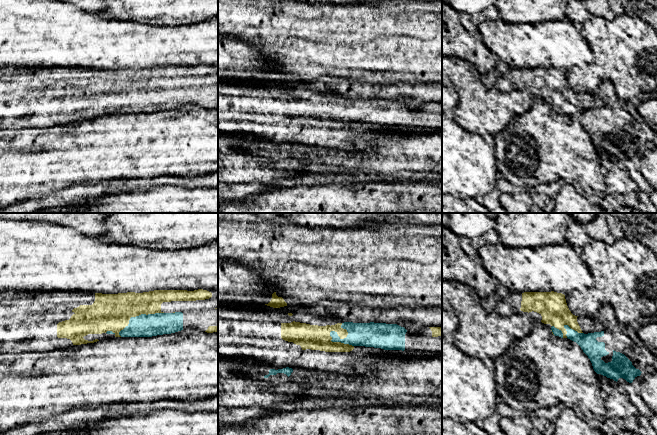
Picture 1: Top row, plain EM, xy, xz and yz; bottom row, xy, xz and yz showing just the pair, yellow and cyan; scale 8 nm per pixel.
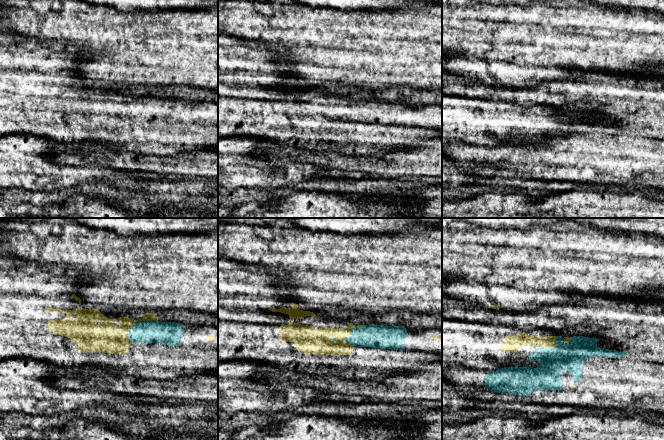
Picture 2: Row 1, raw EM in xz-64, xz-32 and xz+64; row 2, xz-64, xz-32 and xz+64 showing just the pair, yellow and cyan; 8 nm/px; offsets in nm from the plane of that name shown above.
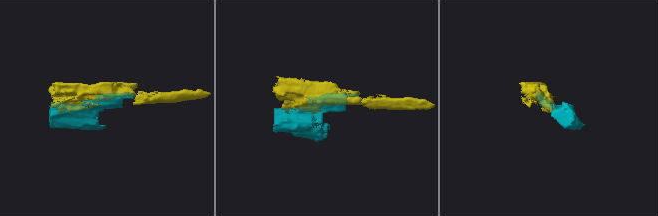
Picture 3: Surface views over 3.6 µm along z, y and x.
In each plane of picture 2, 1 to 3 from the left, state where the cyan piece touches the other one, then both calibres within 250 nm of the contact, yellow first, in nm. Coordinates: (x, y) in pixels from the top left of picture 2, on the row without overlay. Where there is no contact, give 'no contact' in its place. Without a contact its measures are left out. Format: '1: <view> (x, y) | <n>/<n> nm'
1: xz-64 (137, 96) | 240/190 nm
2: xz-32 (350, 107) | 180/190 nm
3: xz+64 (553, 123) | 110/220 nm

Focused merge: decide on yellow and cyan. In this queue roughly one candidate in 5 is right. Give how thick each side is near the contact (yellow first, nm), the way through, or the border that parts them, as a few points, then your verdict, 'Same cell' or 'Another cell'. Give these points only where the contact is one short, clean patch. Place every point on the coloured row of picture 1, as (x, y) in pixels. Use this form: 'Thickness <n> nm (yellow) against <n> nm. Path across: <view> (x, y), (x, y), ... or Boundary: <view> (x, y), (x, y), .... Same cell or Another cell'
Thickness 200 nm (yellow) against 190 nm. Another cell

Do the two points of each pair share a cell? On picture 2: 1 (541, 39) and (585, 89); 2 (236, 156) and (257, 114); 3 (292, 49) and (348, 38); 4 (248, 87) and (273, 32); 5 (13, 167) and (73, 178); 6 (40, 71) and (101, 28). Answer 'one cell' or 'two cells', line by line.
1: two cells
2: two cells
3: one cell
4: two cells
5: one cell
6: two cells

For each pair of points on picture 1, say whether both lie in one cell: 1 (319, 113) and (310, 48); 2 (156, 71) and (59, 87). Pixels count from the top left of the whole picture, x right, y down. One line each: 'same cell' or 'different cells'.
1: different cells
2: same cell

